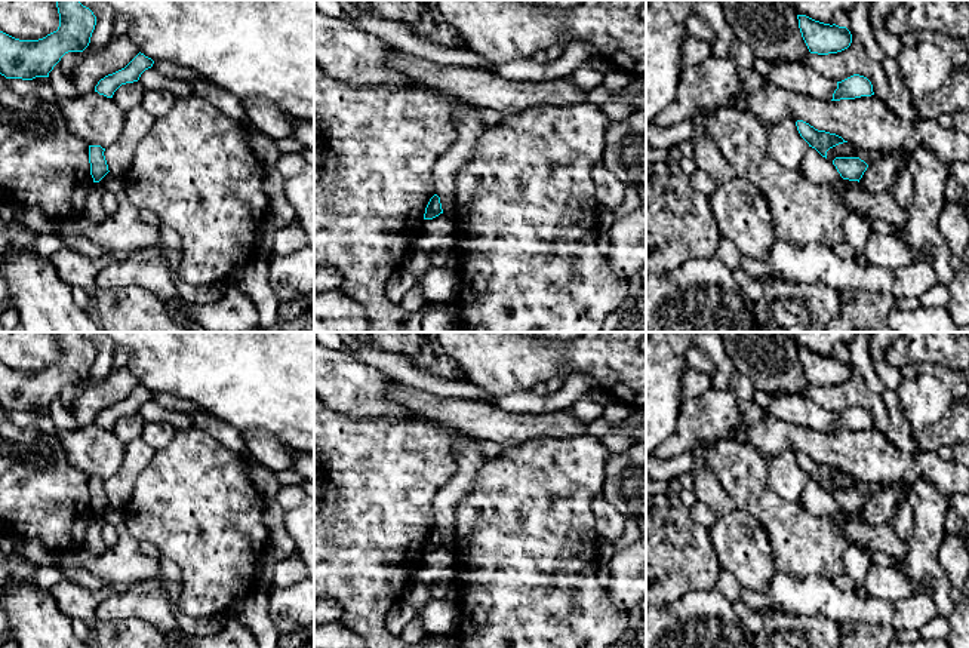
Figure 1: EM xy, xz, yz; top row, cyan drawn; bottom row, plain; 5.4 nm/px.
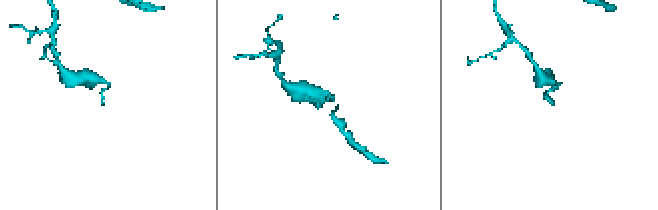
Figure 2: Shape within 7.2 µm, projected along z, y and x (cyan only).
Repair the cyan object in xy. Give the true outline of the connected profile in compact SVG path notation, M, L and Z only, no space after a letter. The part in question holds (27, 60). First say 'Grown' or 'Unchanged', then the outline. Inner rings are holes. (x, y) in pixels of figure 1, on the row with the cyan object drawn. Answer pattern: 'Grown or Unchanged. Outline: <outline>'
Unchanged. Outline: M56 0L59 27L39 40L19 40L0 31L0 74L33 80L49 73L68 52L83 52L96 25L93 12L79 0Z

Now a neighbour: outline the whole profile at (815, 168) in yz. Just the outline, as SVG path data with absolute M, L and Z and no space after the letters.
M812 147L805 153L800 171L813 184L831 184L853 212L867 214L902 228L910 219L911 208L902 209L889 191L868 194L858 181L843 179L833 162Z

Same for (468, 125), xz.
M436 90L455 105L453 120L458 132L458 144L446 151L434 165L434 194L440 197L442 209L455 206L456 176L464 165L471 159L474 144L487 128L479 116L479 108L440 90Z

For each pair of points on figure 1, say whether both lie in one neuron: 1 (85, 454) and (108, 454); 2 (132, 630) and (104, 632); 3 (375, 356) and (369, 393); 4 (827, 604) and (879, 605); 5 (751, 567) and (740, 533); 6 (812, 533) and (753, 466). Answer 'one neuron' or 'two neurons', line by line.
1: one neuron
2: one neuron
3: two neurons
4: one neuron
5: one neuron
6: one neuron

